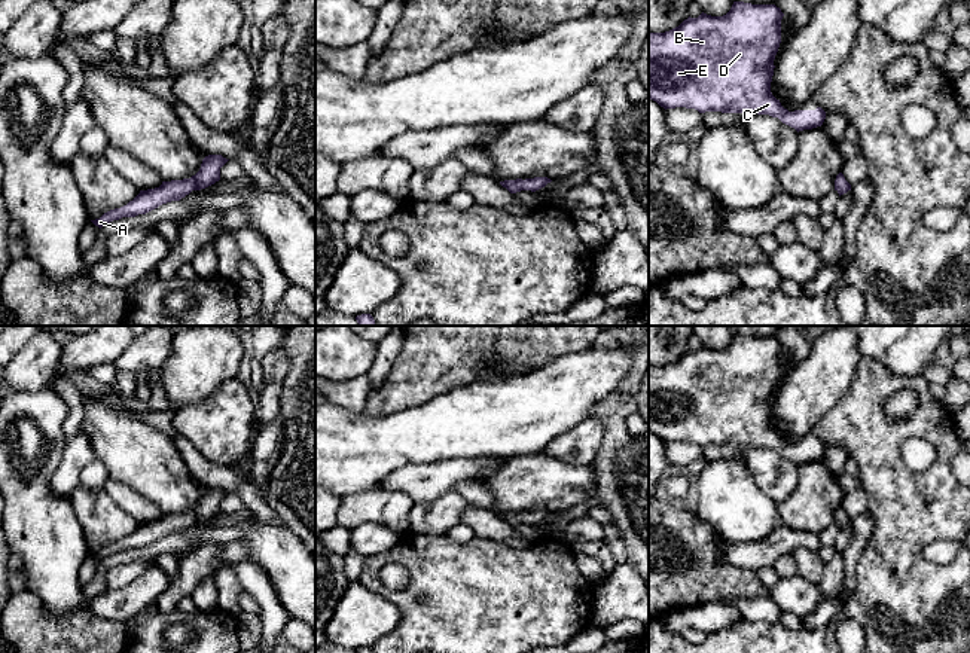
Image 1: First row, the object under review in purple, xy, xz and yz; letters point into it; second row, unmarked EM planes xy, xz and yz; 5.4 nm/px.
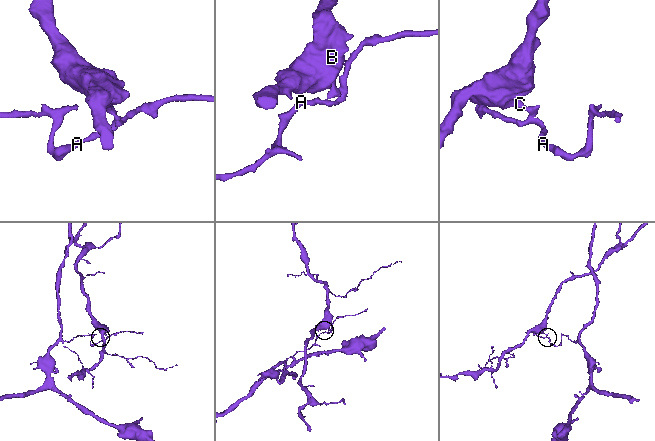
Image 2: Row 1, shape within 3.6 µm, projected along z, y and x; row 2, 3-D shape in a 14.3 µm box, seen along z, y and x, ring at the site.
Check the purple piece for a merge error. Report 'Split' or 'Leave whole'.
Split

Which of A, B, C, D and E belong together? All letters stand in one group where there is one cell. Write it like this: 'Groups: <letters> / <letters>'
Groups: A / B C D E

